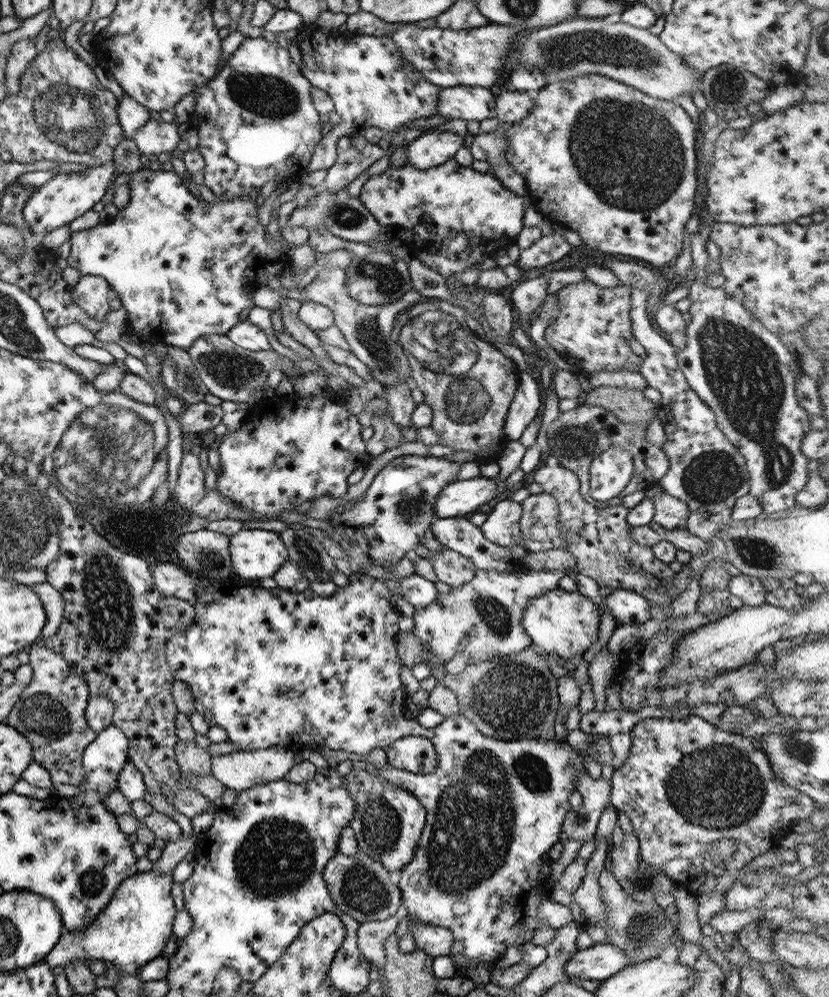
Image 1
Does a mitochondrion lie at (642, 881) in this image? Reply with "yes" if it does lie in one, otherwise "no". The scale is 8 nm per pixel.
yes

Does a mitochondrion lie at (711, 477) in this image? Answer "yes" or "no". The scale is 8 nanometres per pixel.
yes

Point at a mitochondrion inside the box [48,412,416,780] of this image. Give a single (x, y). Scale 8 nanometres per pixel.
(110, 598)

